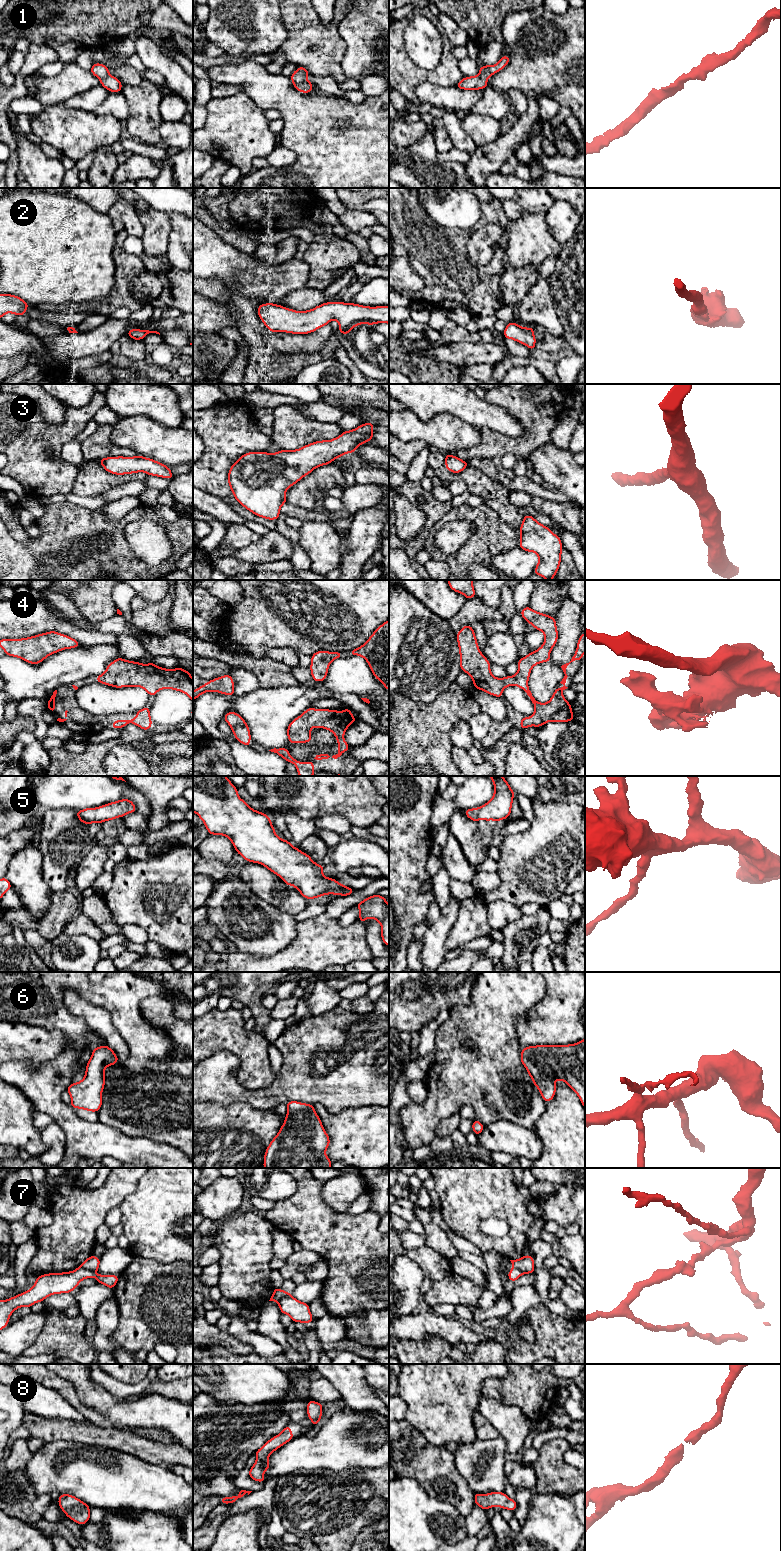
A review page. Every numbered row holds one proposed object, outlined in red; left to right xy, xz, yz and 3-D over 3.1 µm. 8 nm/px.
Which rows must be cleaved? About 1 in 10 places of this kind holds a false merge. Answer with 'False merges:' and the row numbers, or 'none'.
False merges: 7

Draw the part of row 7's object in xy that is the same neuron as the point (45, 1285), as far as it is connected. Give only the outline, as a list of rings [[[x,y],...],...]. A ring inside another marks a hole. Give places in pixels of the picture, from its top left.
[[[81,1266],[70,1272],[38,1276],[33,1287],[28,1291],[7,1300],[0,1300],[0,1331],[9,1325],[9,1317],[16,1309],[30,1308],[35,1303],[43,1302],[50,1295],[71,1293],[86,1278],[94,1278],[94,1275]]]

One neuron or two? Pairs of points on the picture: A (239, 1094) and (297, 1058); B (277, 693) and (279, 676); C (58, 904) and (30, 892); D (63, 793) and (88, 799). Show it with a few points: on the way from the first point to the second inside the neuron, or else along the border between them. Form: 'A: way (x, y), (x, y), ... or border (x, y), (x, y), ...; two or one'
A: way (256, 1095), (270, 1095), (290, 1075); one
B: border (298, 683), (261, 688); two
C: border (52, 892), (46, 910), (35, 918); two
D: way (69, 793), (82, 793); one

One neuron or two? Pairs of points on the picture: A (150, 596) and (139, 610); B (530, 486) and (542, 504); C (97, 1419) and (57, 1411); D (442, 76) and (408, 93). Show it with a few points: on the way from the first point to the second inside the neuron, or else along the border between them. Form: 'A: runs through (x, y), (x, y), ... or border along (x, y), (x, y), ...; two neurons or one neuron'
A: border along (168, 592), (154, 602), (137, 596); two neurons
B: border along (533, 497), (561, 503); two neurons
C: border along (66, 1400), (86, 1419); two neurons
D: runs through (432, 76), (419, 76), (412, 83); one neuron

